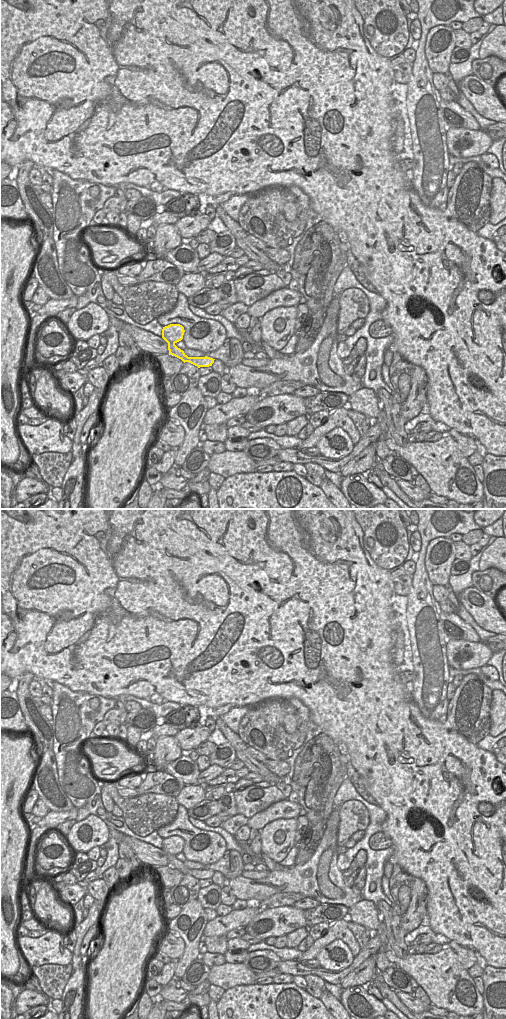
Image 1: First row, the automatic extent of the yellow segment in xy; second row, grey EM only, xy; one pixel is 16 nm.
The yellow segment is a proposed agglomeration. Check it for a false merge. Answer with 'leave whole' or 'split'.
leave whole

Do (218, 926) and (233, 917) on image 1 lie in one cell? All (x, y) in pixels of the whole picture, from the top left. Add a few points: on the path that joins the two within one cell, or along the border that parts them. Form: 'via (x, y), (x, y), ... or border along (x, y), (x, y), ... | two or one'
via (222, 926), (226, 927), (231, 921) | one

